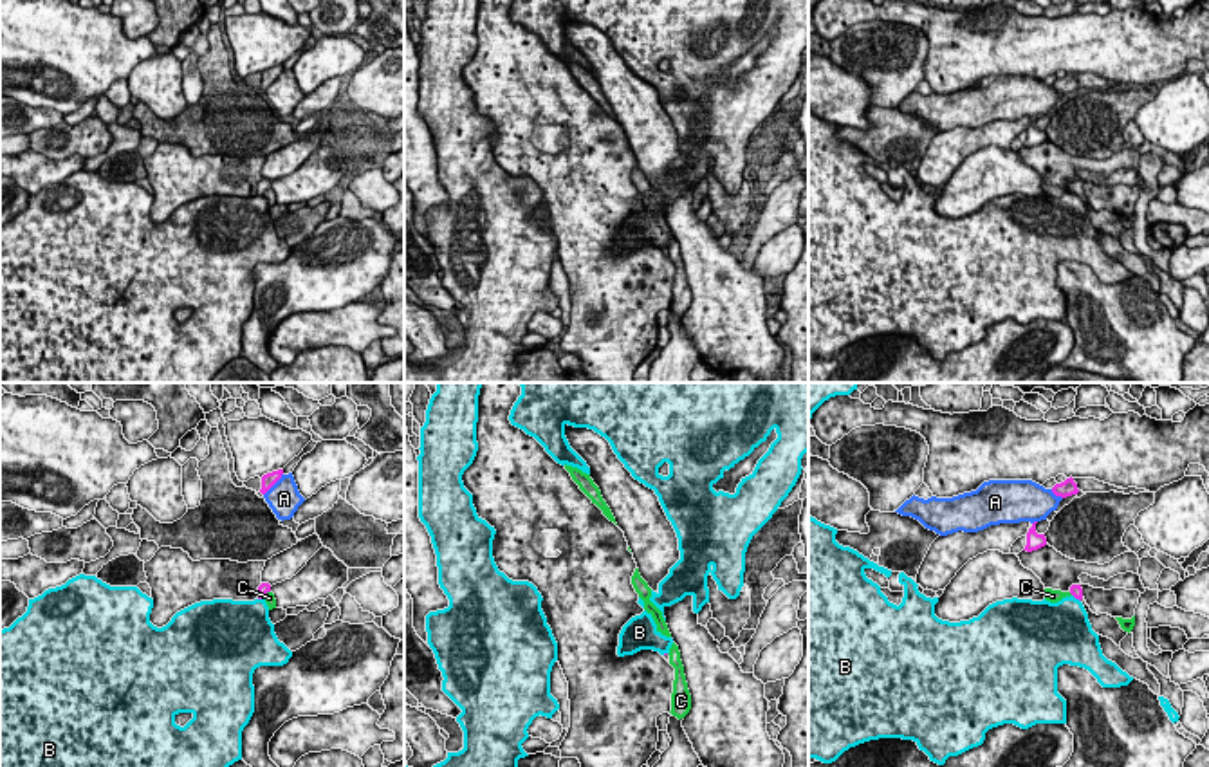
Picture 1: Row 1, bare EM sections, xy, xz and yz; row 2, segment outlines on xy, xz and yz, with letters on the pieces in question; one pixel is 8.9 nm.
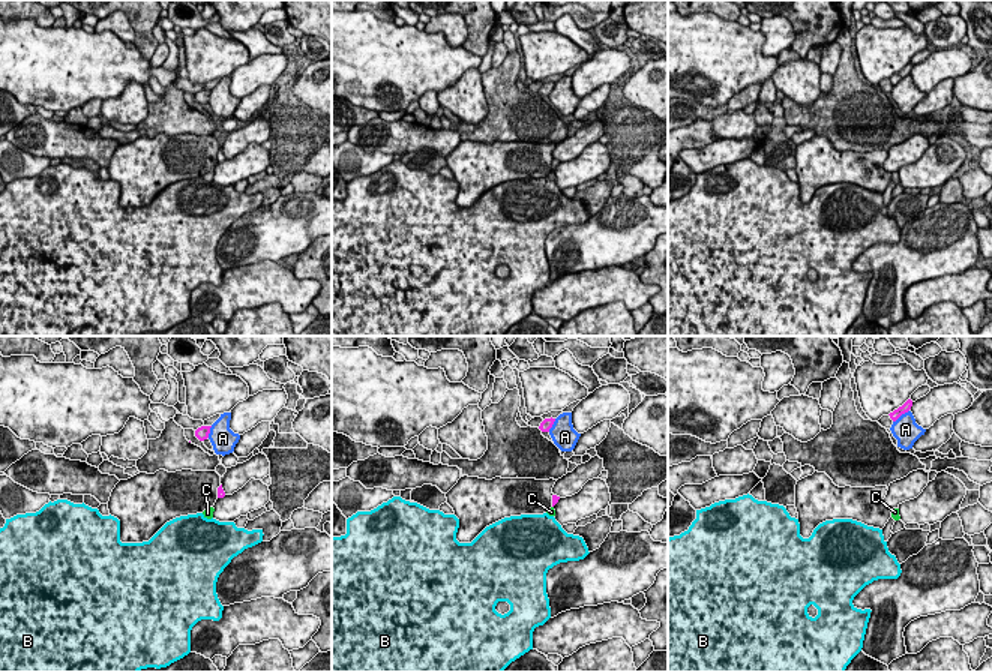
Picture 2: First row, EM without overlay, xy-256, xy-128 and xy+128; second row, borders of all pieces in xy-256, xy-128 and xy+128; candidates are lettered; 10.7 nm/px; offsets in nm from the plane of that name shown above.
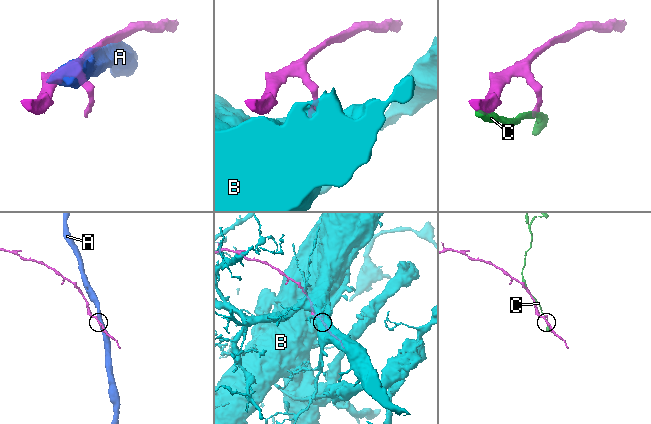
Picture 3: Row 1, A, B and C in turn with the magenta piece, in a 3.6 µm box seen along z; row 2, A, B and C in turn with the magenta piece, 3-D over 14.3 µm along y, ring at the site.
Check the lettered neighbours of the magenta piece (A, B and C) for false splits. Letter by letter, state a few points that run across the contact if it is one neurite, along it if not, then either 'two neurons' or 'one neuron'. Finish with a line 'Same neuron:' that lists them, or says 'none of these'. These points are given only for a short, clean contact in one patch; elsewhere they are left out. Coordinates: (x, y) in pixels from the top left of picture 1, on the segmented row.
A: two neurons
B: line yz (1072, 594), (1079, 601); two neurons
C: two neurons
Same neuron: none of these

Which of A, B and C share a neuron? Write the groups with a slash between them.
A / B / C

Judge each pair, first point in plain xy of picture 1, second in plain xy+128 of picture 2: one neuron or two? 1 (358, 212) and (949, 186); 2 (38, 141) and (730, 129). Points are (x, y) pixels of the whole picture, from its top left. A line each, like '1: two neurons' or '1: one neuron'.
1: one neuron
2: one neuron

